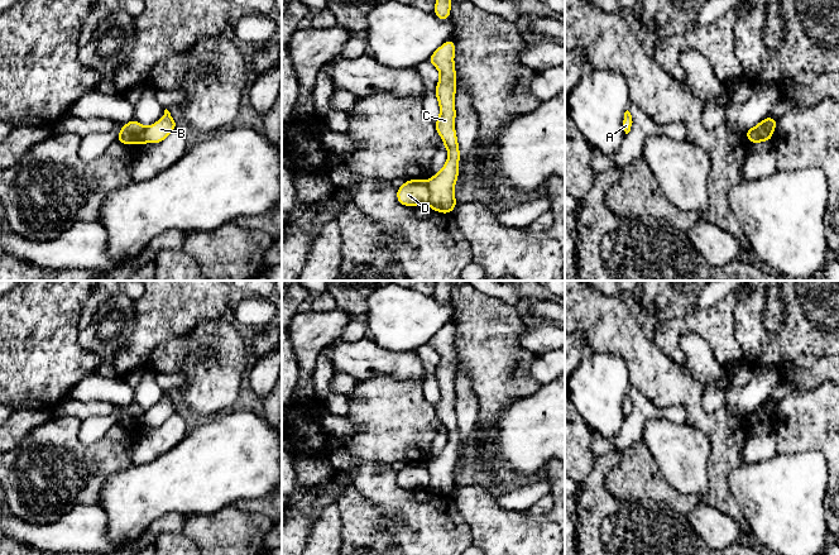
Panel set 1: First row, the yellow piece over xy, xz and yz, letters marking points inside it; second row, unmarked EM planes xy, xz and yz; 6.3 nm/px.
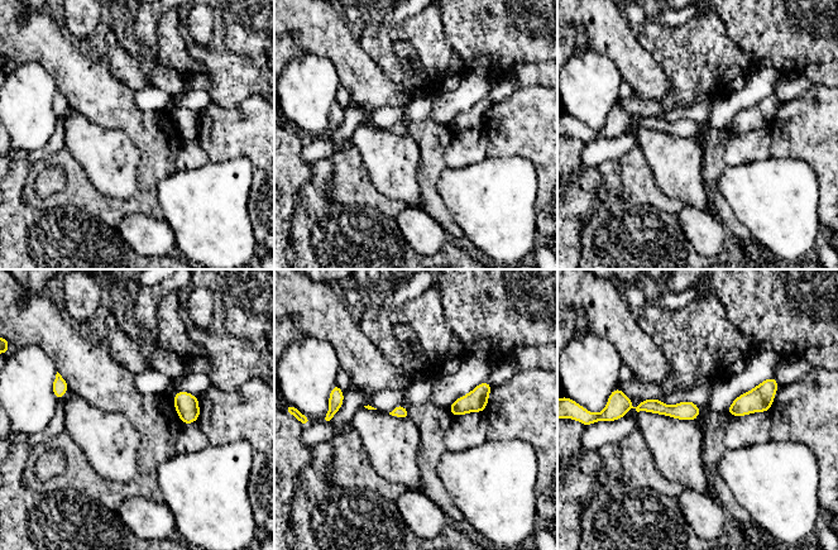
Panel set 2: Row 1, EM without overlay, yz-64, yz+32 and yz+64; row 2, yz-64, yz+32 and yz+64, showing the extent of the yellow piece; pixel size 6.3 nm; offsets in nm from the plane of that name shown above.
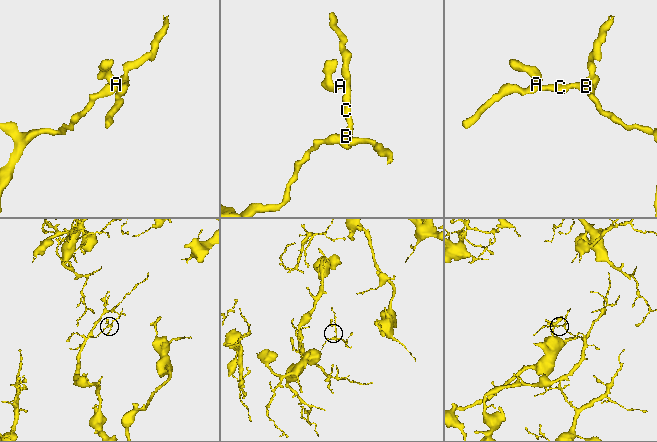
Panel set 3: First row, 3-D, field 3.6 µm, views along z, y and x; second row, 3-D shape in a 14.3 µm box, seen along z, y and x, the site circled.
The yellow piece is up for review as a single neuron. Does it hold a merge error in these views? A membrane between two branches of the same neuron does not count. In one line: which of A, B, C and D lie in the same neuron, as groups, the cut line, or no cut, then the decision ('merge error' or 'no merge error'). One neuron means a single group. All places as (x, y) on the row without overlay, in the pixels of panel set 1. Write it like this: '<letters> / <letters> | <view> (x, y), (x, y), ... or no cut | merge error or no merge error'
A B C / D | yz (761, 406), (752, 425) | merge error

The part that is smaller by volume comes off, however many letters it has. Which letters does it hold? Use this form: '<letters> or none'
A, B, C

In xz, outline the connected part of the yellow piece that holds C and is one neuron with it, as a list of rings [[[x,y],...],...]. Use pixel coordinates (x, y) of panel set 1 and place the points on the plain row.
[[[451,321],[427,343],[441,358],[435,373],[440,388],[440,401],[433,407],[436,416],[442,421],[444,430],[449,434],[449,441],[441,454],[427,463],[431,475],[427,488],[441,497],[454,496],[457,488],[454,470],[459,460],[460,432],[455,413],[455,375],[457,368],[454,340],[455,326]]]

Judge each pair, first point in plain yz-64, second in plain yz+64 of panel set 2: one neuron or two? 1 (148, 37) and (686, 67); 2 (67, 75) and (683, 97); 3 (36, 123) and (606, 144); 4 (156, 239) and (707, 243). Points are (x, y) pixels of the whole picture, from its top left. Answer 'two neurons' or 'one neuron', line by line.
1: one neuron
2: two neurons
3: two neurons
4: one neuron

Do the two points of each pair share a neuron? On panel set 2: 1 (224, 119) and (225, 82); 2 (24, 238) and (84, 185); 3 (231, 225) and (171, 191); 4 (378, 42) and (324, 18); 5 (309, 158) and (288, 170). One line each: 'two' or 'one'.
1: two
2: two
3: one
4: two
5: two

